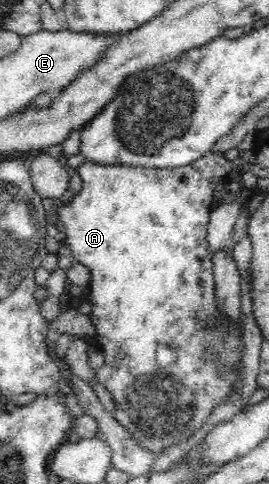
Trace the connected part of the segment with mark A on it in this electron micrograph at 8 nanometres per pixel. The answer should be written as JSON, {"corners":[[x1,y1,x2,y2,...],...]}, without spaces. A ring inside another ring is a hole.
{"corners":[[212,151,197,161,183,167,157,169,156,167,125,167,124,165,101,165,86,161,78,167,82,179,82,189,75,194,74,199,67,205,57,208,58,219,66,229,66,245,72,251,72,259,82,263,90,271,90,283,85,289,92,303,91,319,96,329,96,342,104,355,104,364,96,370,96,381,110,391,116,409,113,413,115,420,124,426,133,438,139,440,141,448,153,453,167,450,186,442,197,433,209,419,213,409,231,397,233,385,237,381,237,363,243,359,243,335,239,323,235,325,221,322,221,312,215,300,214,263,209,254,207,244,207,227,214,206,215,187,225,185,233,172,233,161,225,158,223,151]]}

